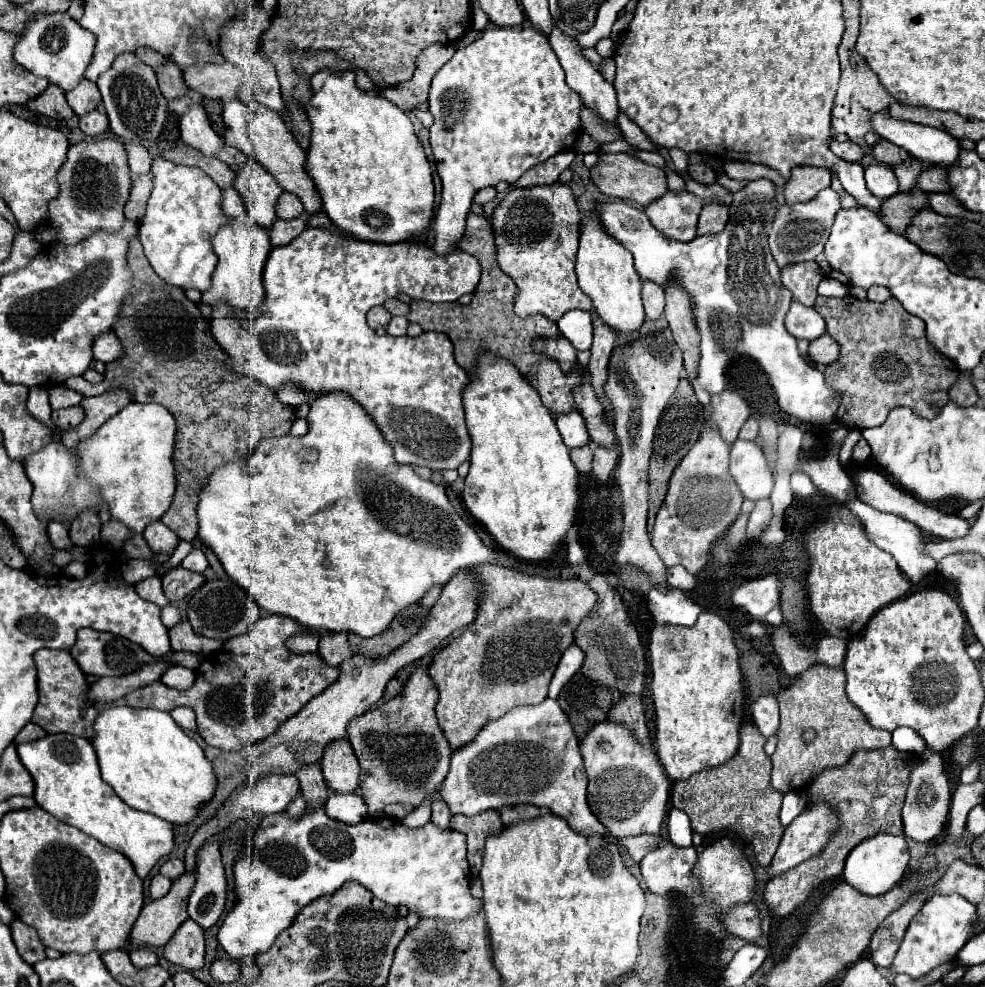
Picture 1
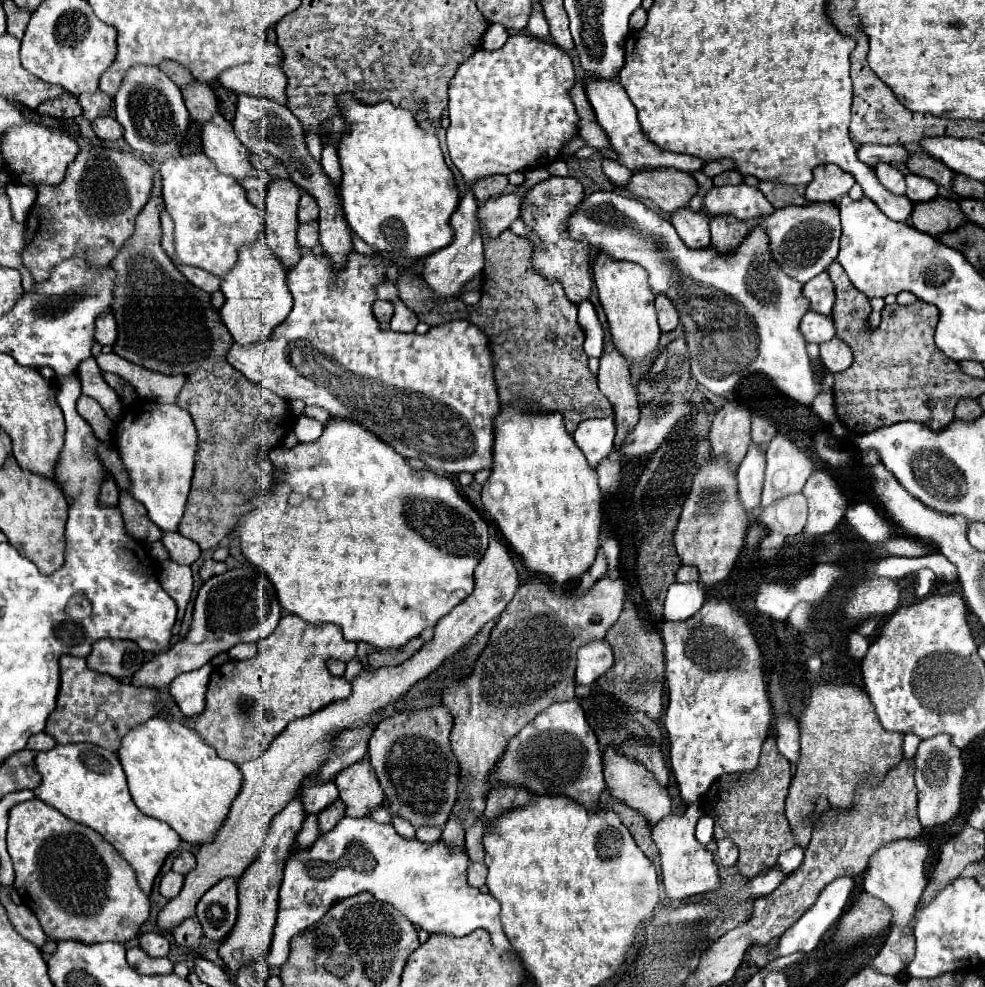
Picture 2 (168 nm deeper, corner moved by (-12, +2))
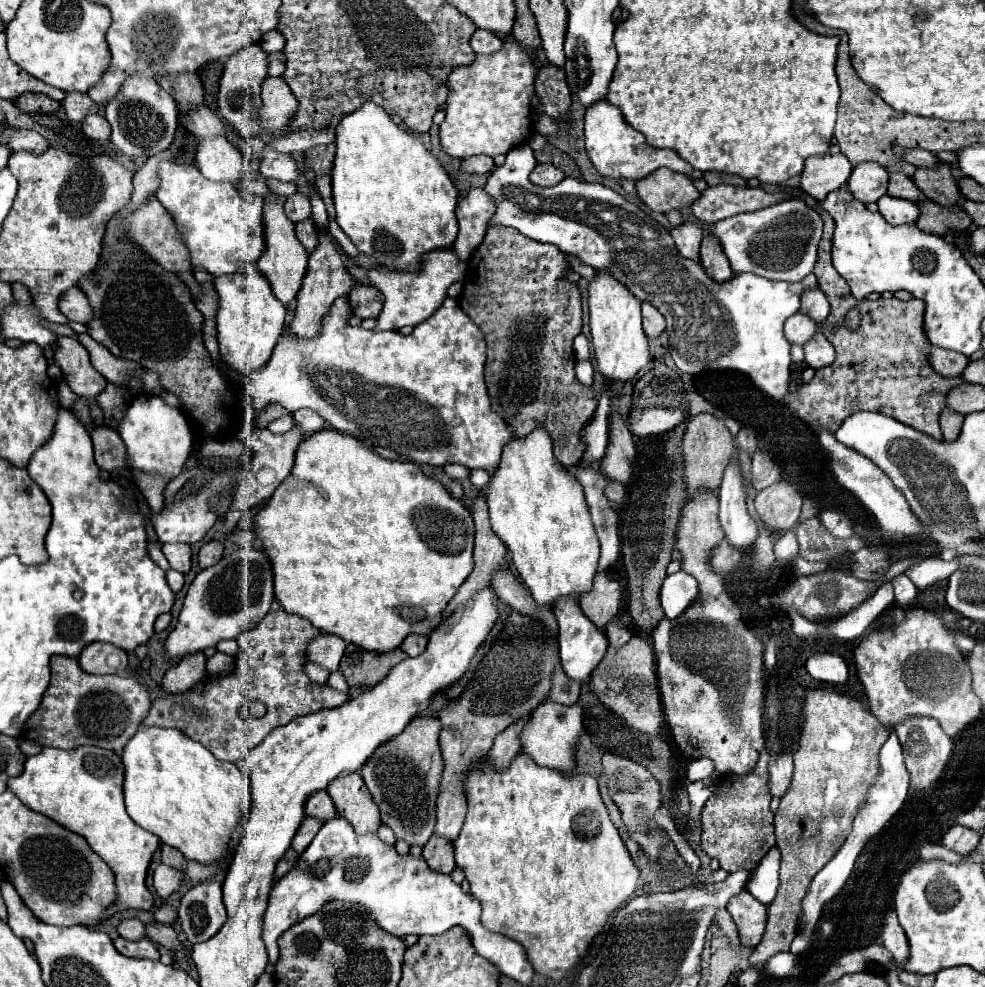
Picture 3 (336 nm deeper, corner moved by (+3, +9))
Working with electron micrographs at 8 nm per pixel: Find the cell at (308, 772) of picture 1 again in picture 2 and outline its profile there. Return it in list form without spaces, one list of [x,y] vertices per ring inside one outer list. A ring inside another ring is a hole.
[[[335,802],[335,806],[329,806],[327,810],[323,810],[323,814],[319,814],[319,832],[327,834],[329,830],[333,830],[333,826],[345,816],[345,806],[343,802]]]

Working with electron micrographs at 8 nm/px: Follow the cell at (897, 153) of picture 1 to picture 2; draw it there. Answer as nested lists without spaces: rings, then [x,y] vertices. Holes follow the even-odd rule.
[[[917,152],[917,154],[911,154],[911,162],[907,162],[907,168],[913,174],[929,178],[937,186],[941,186],[941,188],[945,188],[945,190],[951,192],[951,184],[953,184],[955,172],[951,168],[947,168],[941,160],[931,158],[931,156],[923,154],[923,152]]]

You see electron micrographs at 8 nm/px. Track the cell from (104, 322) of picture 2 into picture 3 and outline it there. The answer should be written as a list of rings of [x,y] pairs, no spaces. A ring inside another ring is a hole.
[[[78,285],[64,291],[64,297],[60,299],[58,307],[70,321],[76,321],[76,323],[82,323],[82,325],[92,321],[92,307],[88,303],[88,297],[80,291]]]

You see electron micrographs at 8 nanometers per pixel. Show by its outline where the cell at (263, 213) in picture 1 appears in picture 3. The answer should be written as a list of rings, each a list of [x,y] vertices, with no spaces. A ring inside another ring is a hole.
[[[268,193],[264,197],[264,243],[266,243],[266,247],[264,247],[264,253],[258,259],[256,267],[270,281],[274,295],[288,307],[300,289],[300,283],[302,283],[302,277],[306,271],[308,253],[302,247],[302,243],[296,239],[294,223],[284,215],[282,201],[274,193]]]

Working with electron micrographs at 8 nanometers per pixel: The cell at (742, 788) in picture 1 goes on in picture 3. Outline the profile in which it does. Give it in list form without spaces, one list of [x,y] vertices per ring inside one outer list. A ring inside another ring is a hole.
[[[764,749],[756,767],[744,775],[718,777],[716,793],[706,801],[702,809],[702,849],[720,861],[720,867],[728,873],[738,869],[754,871],[758,861],[776,845],[772,811],[768,795],[768,761],[770,753]]]

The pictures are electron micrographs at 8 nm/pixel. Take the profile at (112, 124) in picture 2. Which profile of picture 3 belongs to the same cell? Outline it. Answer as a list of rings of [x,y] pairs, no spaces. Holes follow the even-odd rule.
[[[88,115],[82,121],[82,131],[86,133],[86,137],[90,139],[98,139],[98,141],[106,141],[110,137],[110,123],[102,117],[102,115]]]

